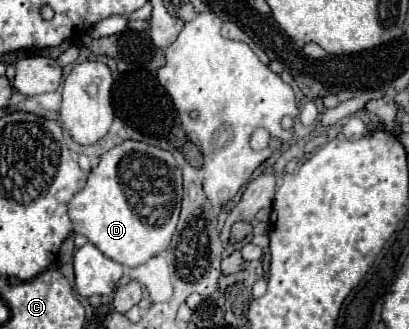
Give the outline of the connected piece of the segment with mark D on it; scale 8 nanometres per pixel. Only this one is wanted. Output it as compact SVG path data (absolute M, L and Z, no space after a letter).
M125 141L99 159L87 185L69 201L69 217L75 233L85 235L109 259L133 269L169 247L181 209L181 193L181 171L169 151Z

